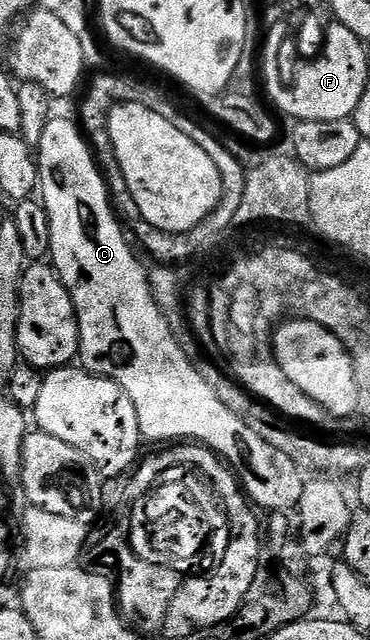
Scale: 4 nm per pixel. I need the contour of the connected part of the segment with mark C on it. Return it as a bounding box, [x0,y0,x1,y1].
[35,116,307,511]

